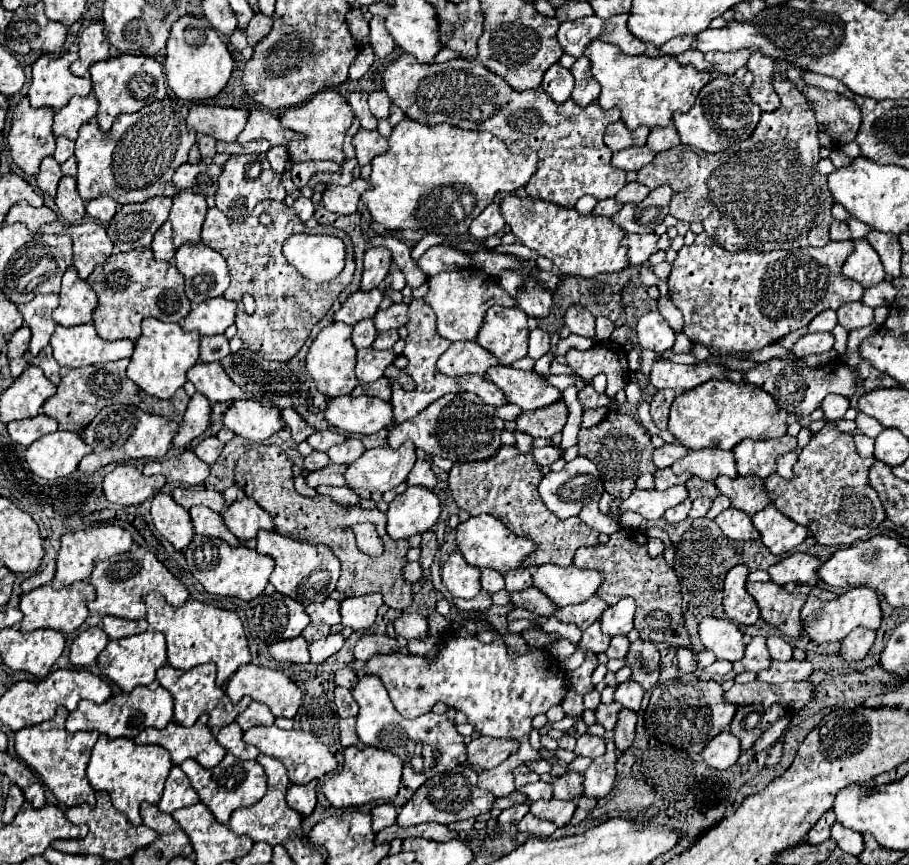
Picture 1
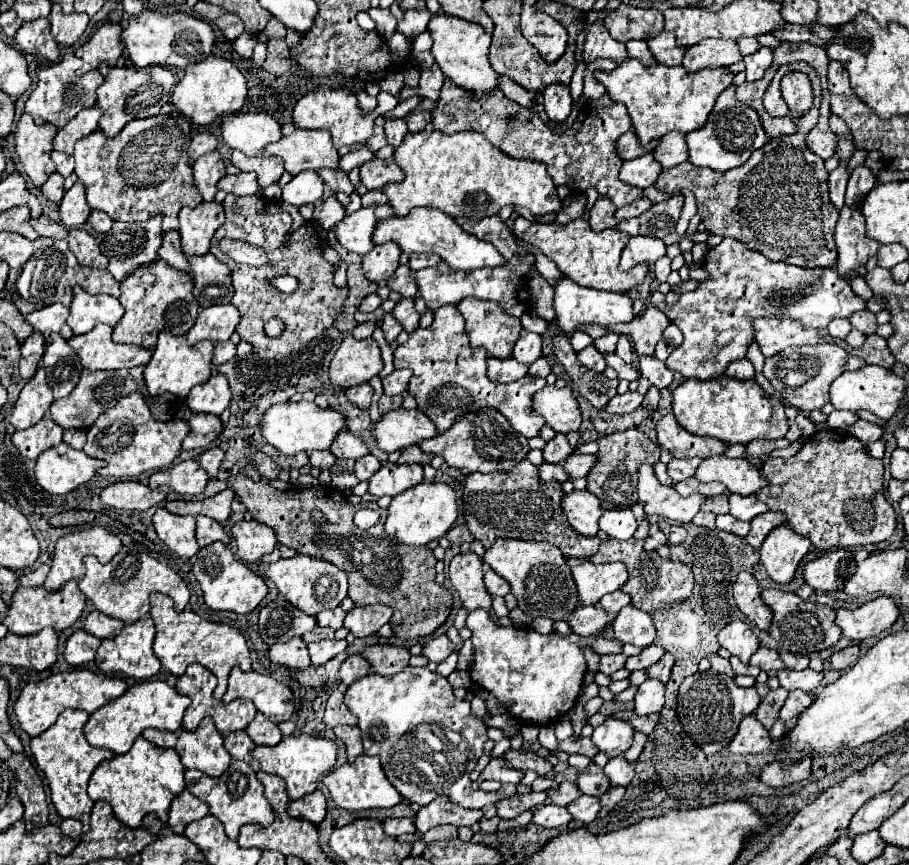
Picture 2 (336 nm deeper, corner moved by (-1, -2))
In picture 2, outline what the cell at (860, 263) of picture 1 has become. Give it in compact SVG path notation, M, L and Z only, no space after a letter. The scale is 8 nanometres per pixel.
M842 209L836 231L834 231L838 259L836 271L844 277L854 273L858 267L864 267L870 257L874 257L880 249L880 243L866 235L866 223L860 211Z

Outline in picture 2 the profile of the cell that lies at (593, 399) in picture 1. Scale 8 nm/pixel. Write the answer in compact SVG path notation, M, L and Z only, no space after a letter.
M628 391L628 393L624 393L624 395L616 395L616 397L612 397L610 401L608 401L608 405L606 405L606 411L608 413L630 413L630 411L634 411L634 409L638 409L640 405L642 405L642 395L640 393L632 393L632 391Z

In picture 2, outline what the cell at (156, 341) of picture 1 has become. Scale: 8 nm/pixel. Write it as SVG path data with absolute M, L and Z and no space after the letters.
M162 331L158 335L156 349L152 351L152 359L144 369L144 381L148 385L148 393L156 397L168 391L178 397L186 397L194 385L206 383L208 377L212 375L210 371L212 369L212 351L214 351L212 341L196 343L194 347L190 347L186 343L186 337L176 337L170 331Z

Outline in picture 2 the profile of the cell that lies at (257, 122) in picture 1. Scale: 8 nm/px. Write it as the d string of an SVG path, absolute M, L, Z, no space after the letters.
M296 129L280 141L266 145L262 153L282 157L284 169L290 175L298 175L306 169L338 169L338 151L330 141L328 131Z

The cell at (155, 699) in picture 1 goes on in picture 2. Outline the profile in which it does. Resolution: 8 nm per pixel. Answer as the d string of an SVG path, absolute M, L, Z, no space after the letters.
M144 681L140 685L130 687L122 697L106 703L102 709L96 709L84 725L84 737L90 745L104 747L120 755L126 753L132 747L134 739L148 727L178 731L182 727L182 715L188 705L190 699L182 697L174 687L166 685L164 681Z

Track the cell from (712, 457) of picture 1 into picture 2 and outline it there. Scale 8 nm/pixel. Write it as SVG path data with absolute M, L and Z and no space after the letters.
M724 455L702 459L694 477L700 483L720 481L730 493L738 495L752 495L766 485L766 479L752 463L746 459L728 459Z

